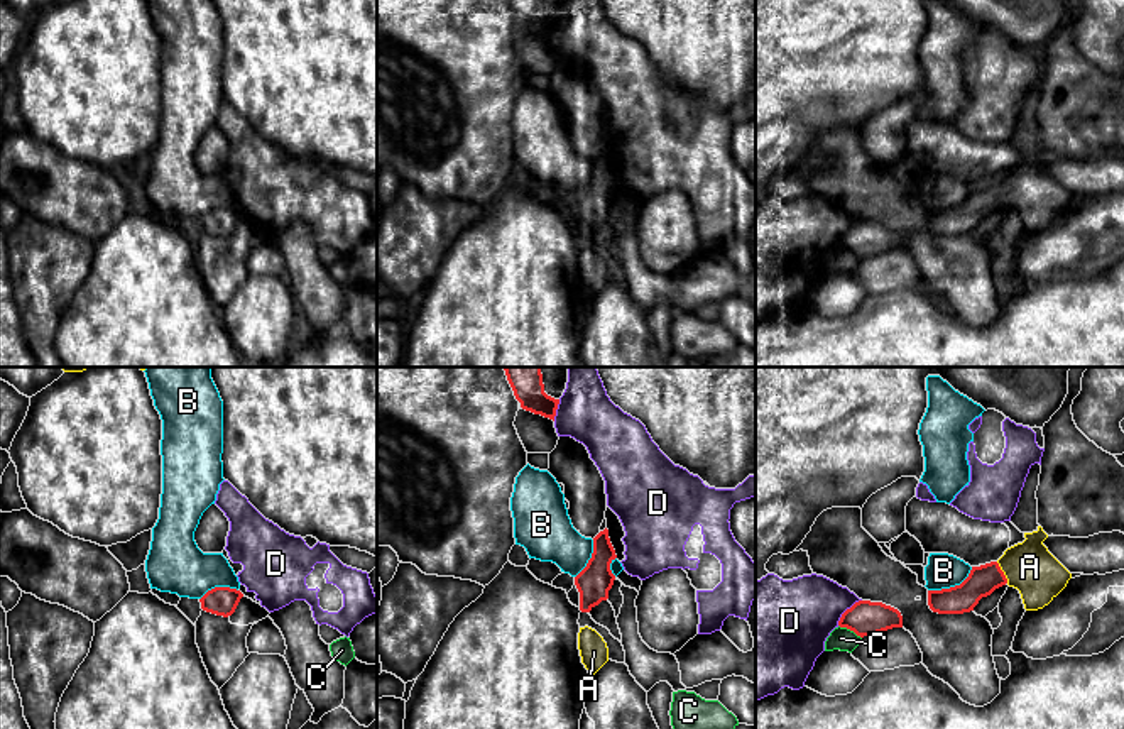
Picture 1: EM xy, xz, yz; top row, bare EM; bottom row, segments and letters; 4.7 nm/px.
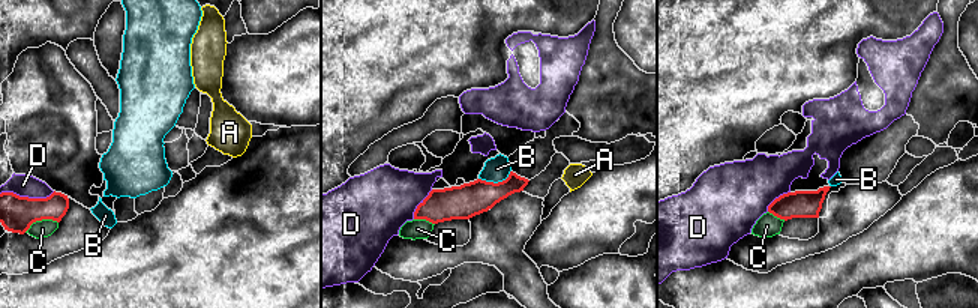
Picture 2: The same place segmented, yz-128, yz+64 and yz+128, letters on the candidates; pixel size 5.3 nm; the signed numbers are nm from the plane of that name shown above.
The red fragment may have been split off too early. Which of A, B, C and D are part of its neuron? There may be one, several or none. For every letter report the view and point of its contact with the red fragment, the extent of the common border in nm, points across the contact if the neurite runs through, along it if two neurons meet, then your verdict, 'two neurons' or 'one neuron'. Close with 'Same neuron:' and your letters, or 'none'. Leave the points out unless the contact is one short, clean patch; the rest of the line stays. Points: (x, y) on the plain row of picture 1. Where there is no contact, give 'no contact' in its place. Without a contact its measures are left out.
A: meets red in yz at (1003, 193); contact 120 nm long; runs through yz (982, 202), (1003, 193), (1014, 188), (1030, 188); one neuron
B: meets red in yz at (952, 208); contact 240 nm long; two neurons
C: meets red in yz at (851, 251); contact 130 nm long; two neurons
D: meets red in yz at (845, 232); contact 170 nm long; two neurons
Same neuron: A

